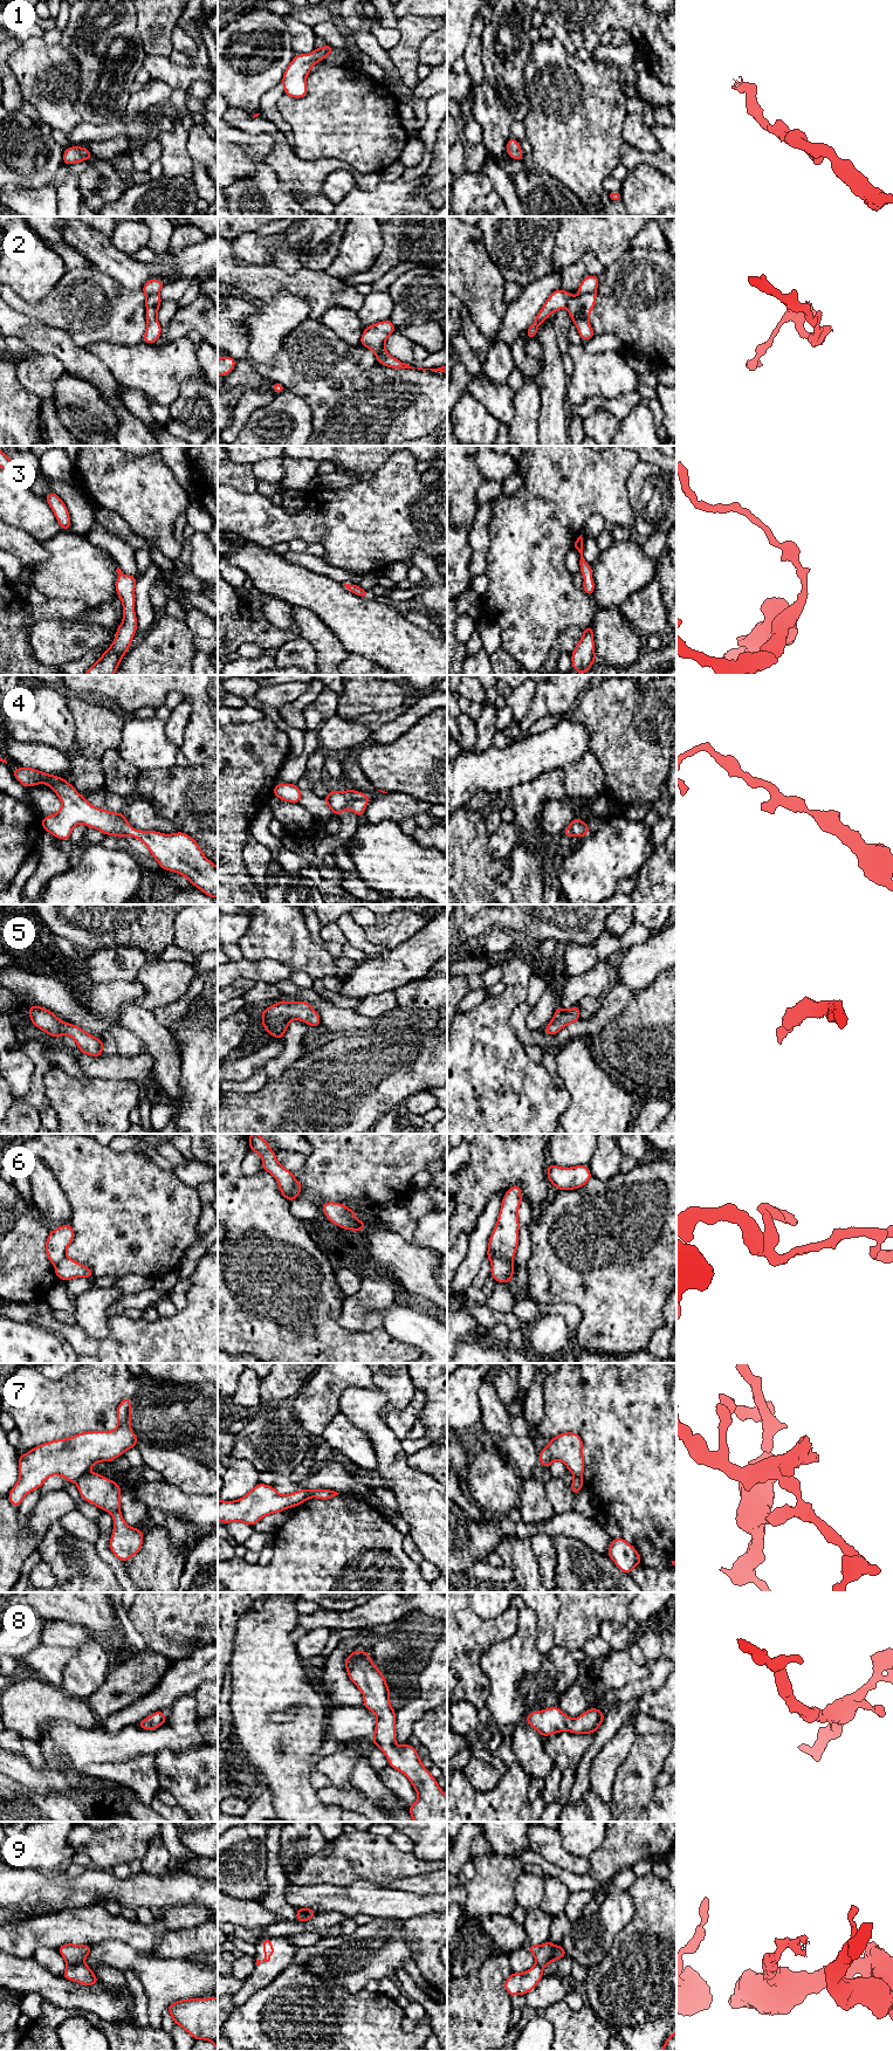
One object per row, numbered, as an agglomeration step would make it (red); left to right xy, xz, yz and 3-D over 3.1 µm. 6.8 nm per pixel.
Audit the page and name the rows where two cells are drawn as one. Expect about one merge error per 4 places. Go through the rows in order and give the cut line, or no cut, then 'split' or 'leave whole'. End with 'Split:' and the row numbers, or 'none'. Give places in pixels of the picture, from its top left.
1: no cut; leave whole
2: no cut; leave whole
3: no cut; leave whole
4: no cut; leave whole
5: no cut; leave whole
6: cut in yz along (512, 1259), (494, 1259), (492, 1261); split
7: cut in xy along (86, 1472), (75, 1481); split
8: no cut; leave whole
9: cut in xy along (83, 1963), (68, 1967); split
Split: 6, 7, 9

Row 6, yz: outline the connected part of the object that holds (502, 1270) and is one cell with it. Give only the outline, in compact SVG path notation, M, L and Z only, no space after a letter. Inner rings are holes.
M494 1259L490 1275L496 1282L509 1283L514 1275L514 1264L509 1259Z

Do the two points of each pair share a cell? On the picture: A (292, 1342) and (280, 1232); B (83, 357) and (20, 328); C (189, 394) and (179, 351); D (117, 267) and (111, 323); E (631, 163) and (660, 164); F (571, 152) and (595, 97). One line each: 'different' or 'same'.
A: same
B: same
C: different
D: different
E: same
F: same

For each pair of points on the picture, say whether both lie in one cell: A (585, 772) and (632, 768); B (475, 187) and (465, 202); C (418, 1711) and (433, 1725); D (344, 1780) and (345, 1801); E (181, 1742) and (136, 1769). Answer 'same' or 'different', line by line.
A: different
B: same
C: different
D: different
E: same

